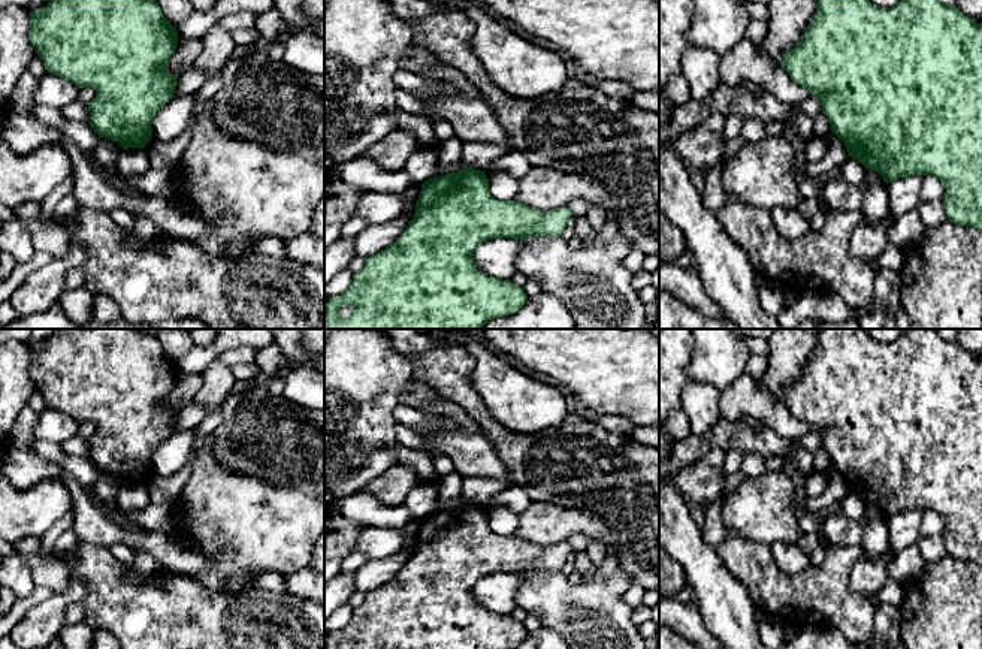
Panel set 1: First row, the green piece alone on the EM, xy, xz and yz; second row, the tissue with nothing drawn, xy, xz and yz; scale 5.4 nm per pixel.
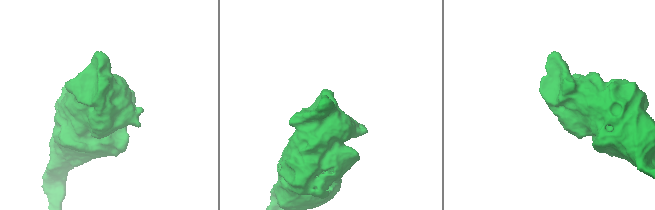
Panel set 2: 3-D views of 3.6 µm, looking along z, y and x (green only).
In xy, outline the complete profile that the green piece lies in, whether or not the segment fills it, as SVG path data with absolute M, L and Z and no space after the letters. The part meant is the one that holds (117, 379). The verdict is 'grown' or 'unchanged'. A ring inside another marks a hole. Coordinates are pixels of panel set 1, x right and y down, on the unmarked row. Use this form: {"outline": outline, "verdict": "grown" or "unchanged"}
{"outline": "M55 329L42 344L30 347L28 375L48 408L64 413L78 423L91 422L96 432L88 437L88 458L103 474L118 477L123 485L145 483L152 473L155 449L175 429L178 408L166 402L178 378L176 362L163 350L158 336L142 329Z", "verdict": "unchanged"}

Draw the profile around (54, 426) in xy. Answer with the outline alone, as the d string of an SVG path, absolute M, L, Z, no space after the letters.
M46 408L39 414L34 426L34 434L39 440L46 440L55 444L61 444L72 437L76 437L79 423L70 416Z

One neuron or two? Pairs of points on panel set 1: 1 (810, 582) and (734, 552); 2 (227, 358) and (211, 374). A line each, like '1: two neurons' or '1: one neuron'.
1: one neuron
2: two neurons

